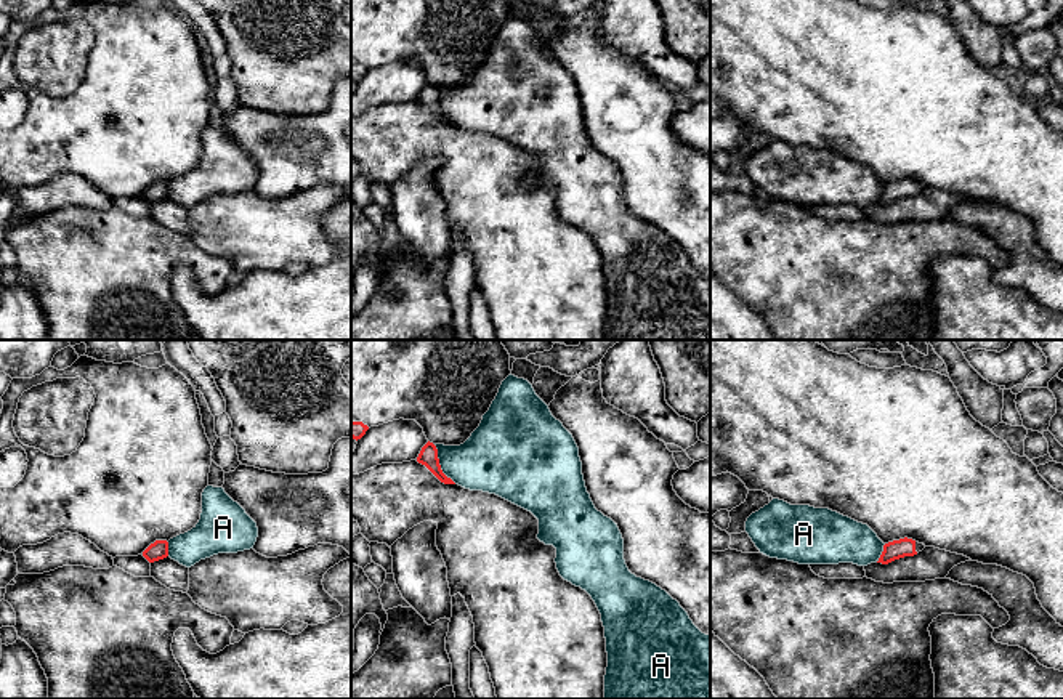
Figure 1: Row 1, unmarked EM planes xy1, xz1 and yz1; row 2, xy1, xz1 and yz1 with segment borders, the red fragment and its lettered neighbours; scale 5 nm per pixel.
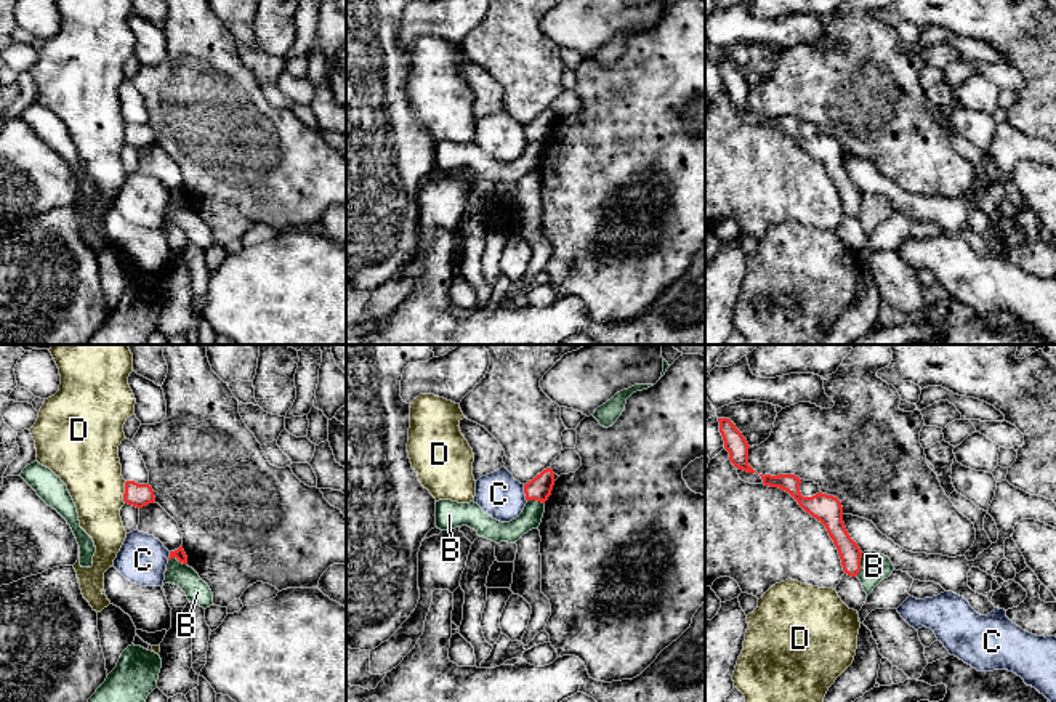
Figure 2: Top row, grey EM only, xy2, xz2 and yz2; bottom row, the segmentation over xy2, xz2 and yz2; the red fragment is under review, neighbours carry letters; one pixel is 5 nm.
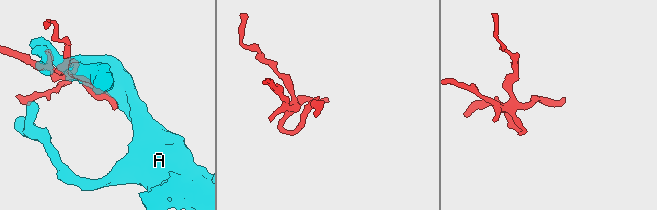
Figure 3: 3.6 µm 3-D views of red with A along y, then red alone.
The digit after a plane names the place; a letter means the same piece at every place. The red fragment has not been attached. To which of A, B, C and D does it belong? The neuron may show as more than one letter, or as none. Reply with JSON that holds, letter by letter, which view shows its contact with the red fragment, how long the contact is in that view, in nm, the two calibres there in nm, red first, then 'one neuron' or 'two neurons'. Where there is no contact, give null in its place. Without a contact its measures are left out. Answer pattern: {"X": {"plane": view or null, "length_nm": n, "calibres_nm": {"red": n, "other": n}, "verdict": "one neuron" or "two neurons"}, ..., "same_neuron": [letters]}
{"A": {"plane": "xz1", "length_nm": 240, "calibres_nm": {"red": 100, "other": 320}, "verdict": "two neurons"}, "B": {"plane": "yz2", "length_nm": 120, "calibres_nm": {"red": 110, "other": 140}, "verdict": "two neurons"}, "C": {"plane": "xz2", "length_nm": 90, "calibres_nm": {"red": 120, "other": 220}, "verdict": "two neurons"}, "D": {"plane": "xy2", "length_nm": 110, "calibres_nm": {"red": 120, "other": 320}, "verdict": "two neurons"}, "same_neuron": []}

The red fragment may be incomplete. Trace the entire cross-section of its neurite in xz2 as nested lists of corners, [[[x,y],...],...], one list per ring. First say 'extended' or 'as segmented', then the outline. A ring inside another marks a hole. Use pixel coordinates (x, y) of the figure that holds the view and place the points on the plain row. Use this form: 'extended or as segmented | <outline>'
as segmented | [[[551,109],[543,111],[532,122],[524,125],[526,141],[537,141],[545,144],[551,136],[554,127],[554,114]]]

